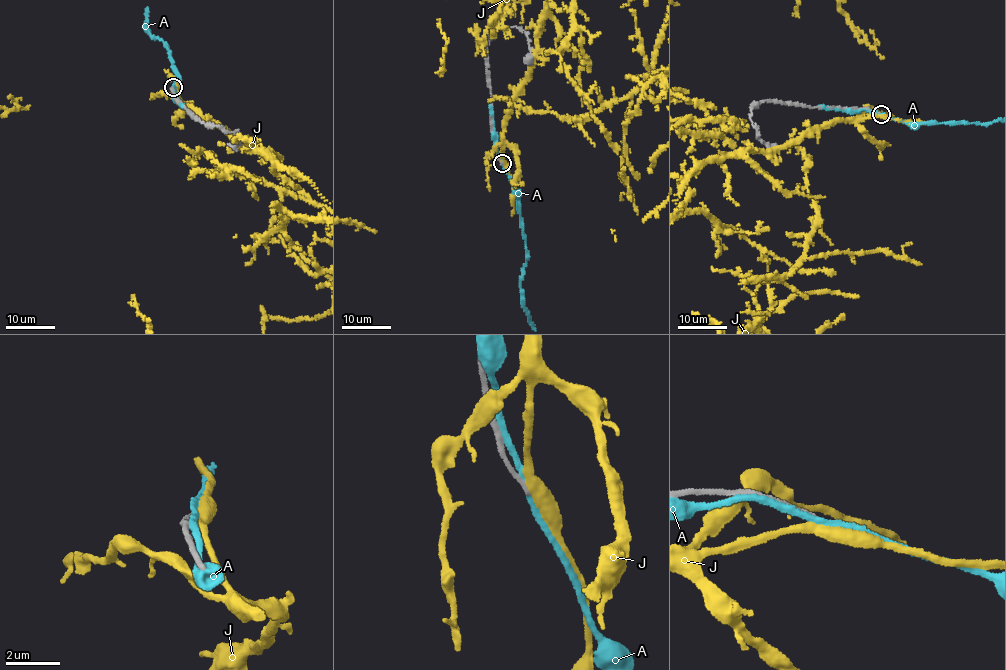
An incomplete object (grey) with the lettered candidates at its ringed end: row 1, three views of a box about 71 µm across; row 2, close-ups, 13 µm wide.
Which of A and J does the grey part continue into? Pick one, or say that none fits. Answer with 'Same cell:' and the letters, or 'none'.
Same cell: none

